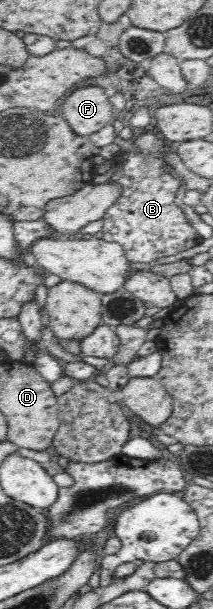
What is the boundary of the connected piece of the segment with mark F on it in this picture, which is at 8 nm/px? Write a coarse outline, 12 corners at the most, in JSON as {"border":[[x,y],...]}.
{"border":[[100,86],[73,91],[58,108],[76,135],[117,116]]}

